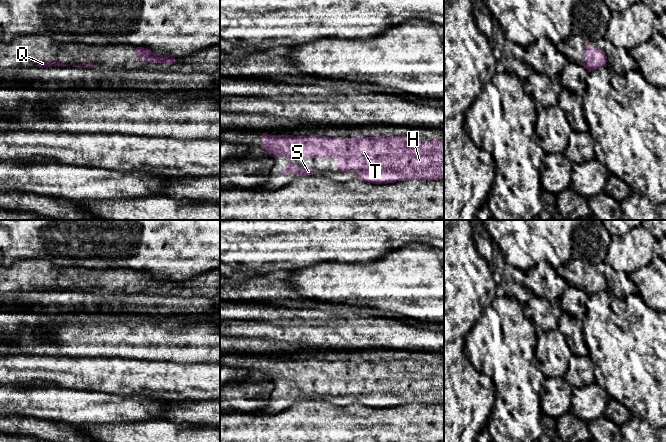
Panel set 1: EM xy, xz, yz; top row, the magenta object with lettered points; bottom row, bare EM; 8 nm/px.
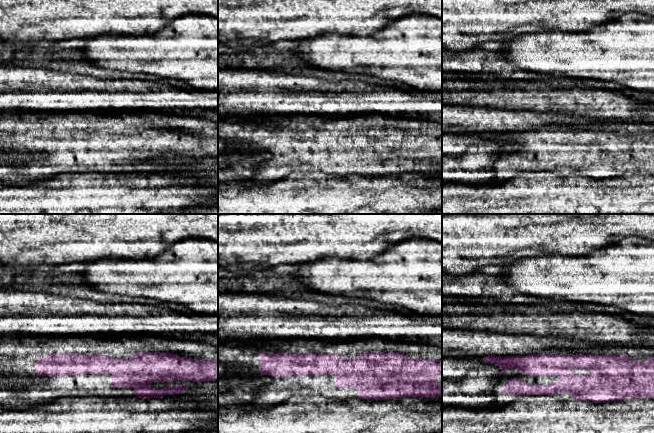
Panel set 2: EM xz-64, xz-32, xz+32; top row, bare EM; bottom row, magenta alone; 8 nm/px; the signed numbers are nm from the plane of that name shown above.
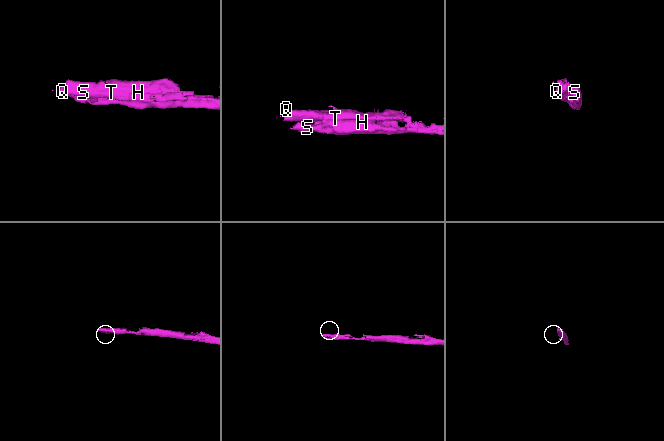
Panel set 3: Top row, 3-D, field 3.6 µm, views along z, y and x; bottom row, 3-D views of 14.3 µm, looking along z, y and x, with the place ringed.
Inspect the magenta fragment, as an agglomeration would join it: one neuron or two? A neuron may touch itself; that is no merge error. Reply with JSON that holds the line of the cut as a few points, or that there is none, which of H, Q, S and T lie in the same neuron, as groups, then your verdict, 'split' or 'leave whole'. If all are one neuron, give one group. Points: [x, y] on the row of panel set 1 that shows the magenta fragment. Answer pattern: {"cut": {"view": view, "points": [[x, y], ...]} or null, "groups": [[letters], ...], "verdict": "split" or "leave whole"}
{"cut": null, "groups": [["H", "Q", "S", "T"]], "verdict": "leave whole"}

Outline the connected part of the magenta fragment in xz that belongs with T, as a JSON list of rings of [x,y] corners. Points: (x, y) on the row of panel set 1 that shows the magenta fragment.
[[[263,133],[262,134],[262,149],[267,151],[271,157],[296,157],[296,158],[338,158],[338,172],[345,171],[354,171],[357,174],[357,177],[360,181],[372,183],[372,184],[388,184],[396,181],[404,180],[441,180],[444,179],[444,163],[441,162],[441,158],[444,156],[444,140],[432,140],[432,141],[413,141],[404,136],[376,136],[376,137],[367,137],[362,136],[360,138],[348,138],[348,137],[326,137],[318,135],[309,135],[309,136],[292,136],[292,135],[272,135]]]

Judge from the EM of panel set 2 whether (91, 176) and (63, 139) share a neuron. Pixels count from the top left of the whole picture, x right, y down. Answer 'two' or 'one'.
two

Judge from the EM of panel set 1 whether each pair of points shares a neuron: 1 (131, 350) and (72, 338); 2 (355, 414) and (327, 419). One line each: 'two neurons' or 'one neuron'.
1: one neuron
2: one neuron

